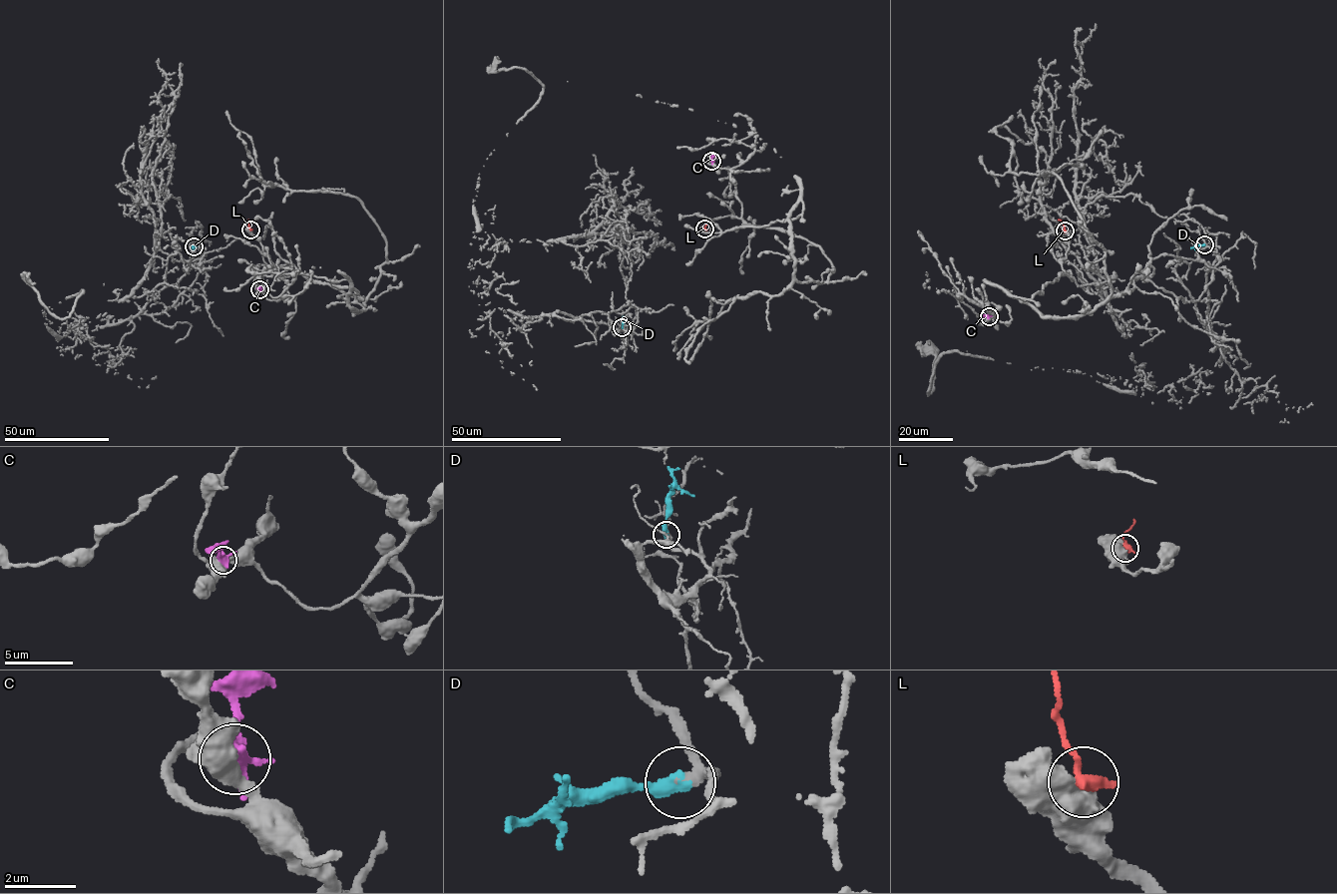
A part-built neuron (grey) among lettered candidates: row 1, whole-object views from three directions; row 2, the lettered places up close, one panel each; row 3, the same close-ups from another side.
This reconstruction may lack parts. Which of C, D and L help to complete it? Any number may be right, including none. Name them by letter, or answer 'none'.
D

